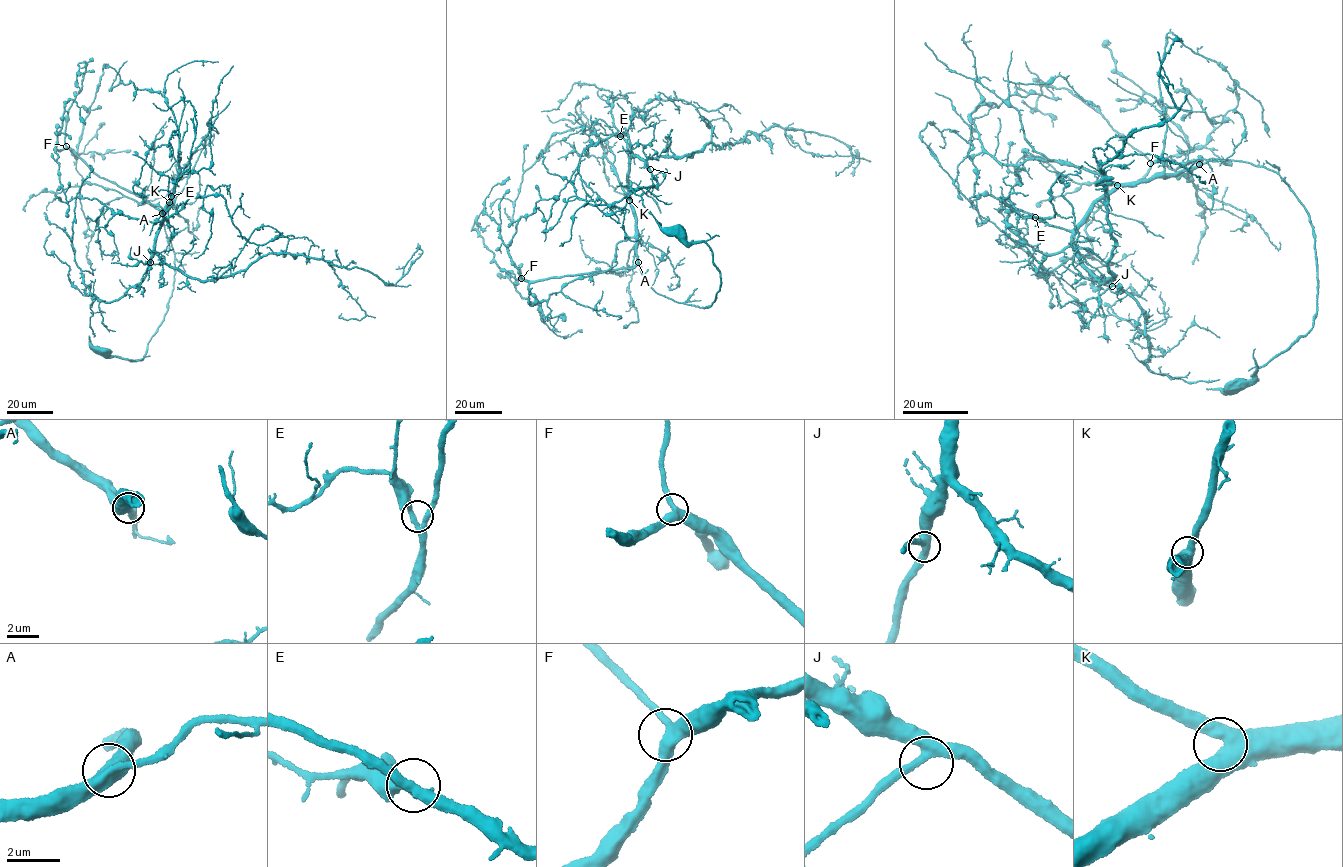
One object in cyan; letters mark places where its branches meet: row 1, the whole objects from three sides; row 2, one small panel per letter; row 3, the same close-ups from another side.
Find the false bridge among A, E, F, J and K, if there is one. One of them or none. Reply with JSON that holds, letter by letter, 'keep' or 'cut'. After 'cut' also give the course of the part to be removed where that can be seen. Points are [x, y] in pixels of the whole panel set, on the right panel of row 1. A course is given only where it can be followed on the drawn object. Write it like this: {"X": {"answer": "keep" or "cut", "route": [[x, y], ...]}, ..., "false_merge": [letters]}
{"A": {"answer": "keep"}, "E": {"answer": "keep"}, "F": {"answer": "keep"}, "J": {"answer": "keep"}, "K": {"answer": "keep"}, "false_merge": []}

